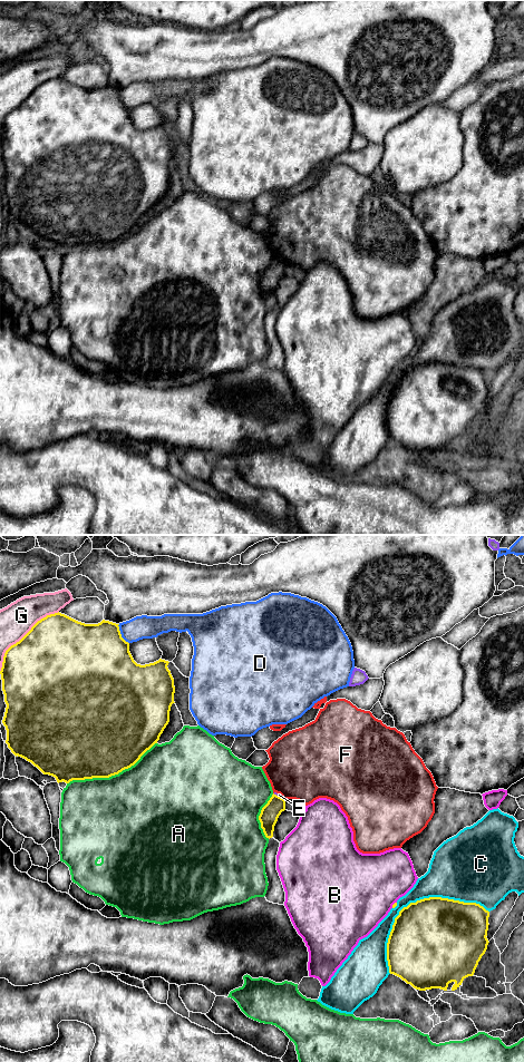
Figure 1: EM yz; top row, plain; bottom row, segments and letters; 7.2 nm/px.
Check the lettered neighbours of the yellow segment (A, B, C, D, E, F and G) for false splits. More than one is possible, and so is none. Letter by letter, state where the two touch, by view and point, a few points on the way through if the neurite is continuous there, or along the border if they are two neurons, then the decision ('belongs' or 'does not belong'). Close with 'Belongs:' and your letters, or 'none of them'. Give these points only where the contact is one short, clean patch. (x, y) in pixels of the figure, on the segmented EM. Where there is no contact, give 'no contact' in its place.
A: yz (112, 775) | does not belong
B: yz (392, 905) | does not belong
C: yz (414, 903) | does not belong
D: yz (120, 634) | does not belong
E: yz (278, 796) | along yz (273, 793), (281, 798) | does not belong
F: yz (282, 798) | does not belong
G: yz (22, 637) | does not belong
Belongs: none of them

